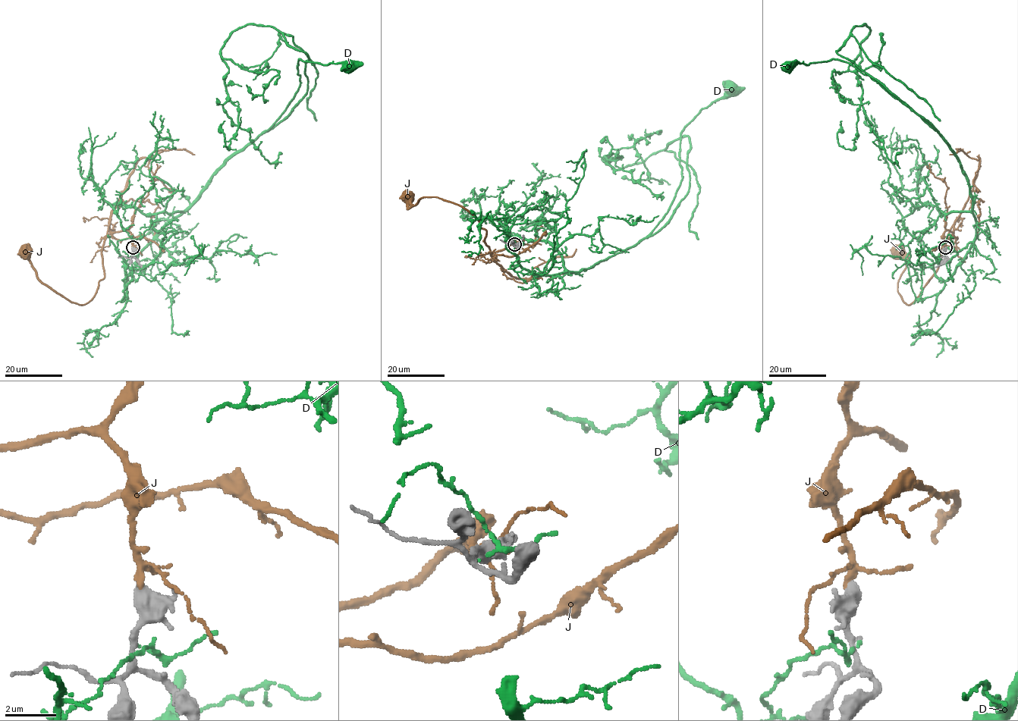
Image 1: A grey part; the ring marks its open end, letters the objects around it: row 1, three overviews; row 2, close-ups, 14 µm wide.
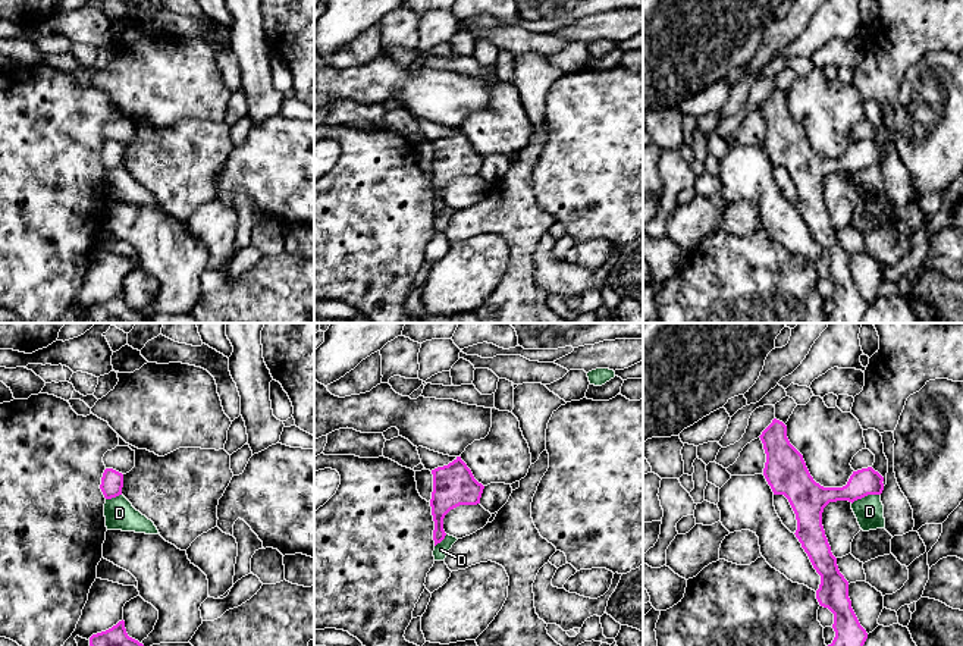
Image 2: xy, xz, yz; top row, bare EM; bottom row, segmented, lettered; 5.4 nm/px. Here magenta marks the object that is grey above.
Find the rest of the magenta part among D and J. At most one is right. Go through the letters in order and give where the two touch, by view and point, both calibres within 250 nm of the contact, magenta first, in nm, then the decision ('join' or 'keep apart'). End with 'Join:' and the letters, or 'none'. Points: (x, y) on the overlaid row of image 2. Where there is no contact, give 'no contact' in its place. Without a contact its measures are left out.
D: yz (865, 495) | 150/160 nm | keep apart
J: no contact | join
Join: J

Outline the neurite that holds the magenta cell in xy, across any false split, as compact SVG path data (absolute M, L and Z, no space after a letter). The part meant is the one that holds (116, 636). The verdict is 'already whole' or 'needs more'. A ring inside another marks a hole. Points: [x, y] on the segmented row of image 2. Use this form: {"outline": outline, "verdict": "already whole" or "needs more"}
{"outline": "M119 621L112 628L92 634L90 646L144 646L138 640L128 636L125 621Z", "verdict": "already whole"}

